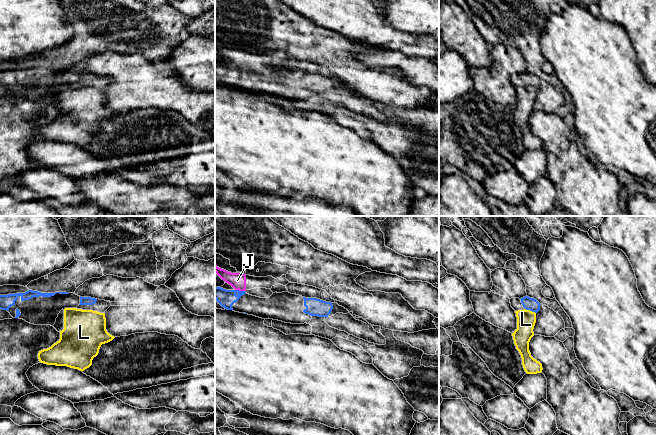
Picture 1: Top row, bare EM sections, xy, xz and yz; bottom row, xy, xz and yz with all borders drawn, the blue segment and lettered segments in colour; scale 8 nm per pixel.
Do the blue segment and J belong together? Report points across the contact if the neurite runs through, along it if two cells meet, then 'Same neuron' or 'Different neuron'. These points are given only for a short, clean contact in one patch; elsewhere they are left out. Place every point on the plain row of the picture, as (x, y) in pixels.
Same neuron

